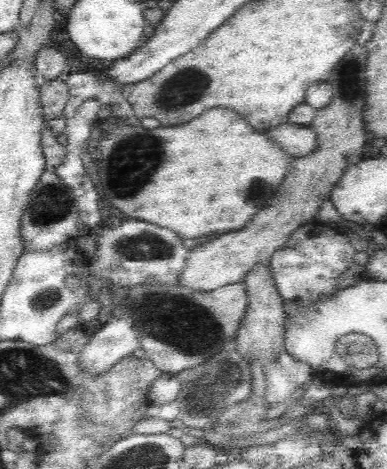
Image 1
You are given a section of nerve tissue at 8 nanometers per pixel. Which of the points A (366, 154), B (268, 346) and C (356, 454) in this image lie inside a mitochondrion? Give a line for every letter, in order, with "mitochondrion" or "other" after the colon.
A: other
B: other
C: other

